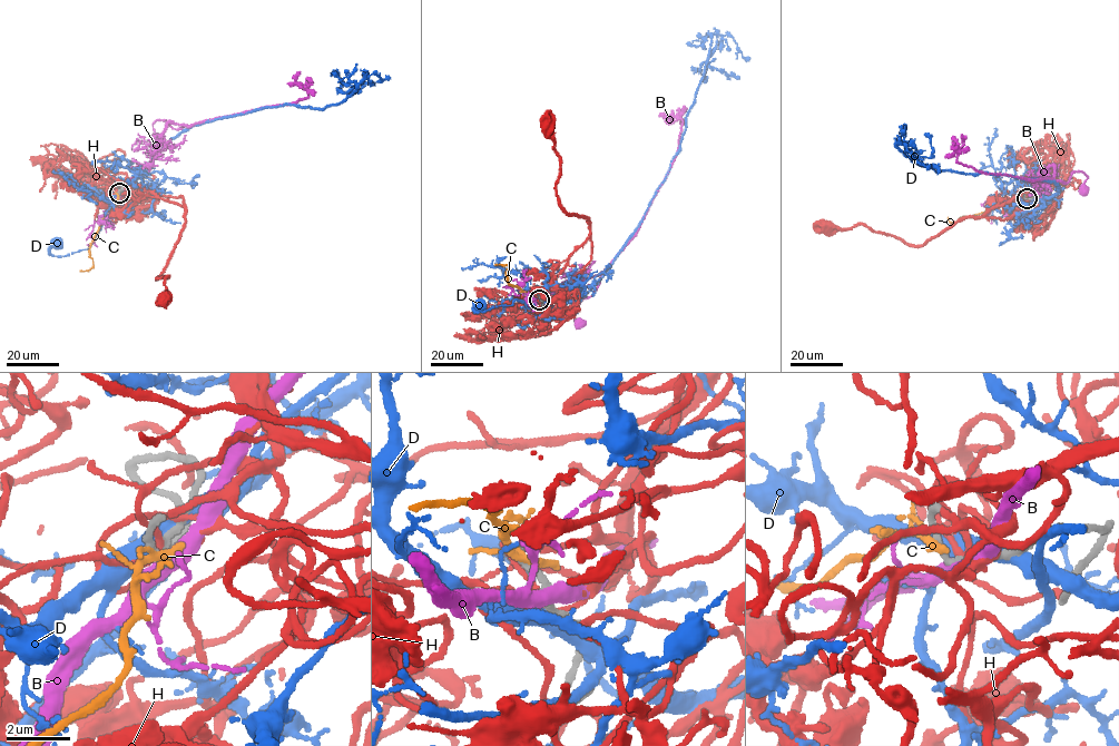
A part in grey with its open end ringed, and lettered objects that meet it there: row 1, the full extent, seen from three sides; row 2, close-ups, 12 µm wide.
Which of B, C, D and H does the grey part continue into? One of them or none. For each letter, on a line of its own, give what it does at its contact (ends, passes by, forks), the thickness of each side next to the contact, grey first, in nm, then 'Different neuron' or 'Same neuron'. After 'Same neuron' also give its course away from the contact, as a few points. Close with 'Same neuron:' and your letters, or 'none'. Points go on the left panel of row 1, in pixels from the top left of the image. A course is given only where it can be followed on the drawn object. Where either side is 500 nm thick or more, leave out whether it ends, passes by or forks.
B: It passes by. Thickness 220 nm (grey) against 480 nm. Different neuron
C: It forks there. Thickness 190 nm (grey) against 200 nm. Different neuron
D: It passes by. Thickness 220 nm (grey) against 480 nm. Different neuron
H: It passes by. Thickness 220 nm (grey) against 180 nm. Same neuron. Its course: (119, 193), (128, 178), (184, 206), (178, 241), (156, 278), (167, 276), (165, 298)
Same neuron: H

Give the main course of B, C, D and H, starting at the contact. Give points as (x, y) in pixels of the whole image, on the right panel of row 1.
B: (1026, 199), (1052, 165), (1052, 179), (1067, 183), (1072, 172), (1083, 172), (1088, 178), (1081, 190)
C: (1024, 197), (954, 222), (949, 222), (948, 217)
D: (1030, 198), (1033, 203), (997, 219), (997, 224), (991, 217), (993, 202)
H: (1027, 198), (1024, 193), (1034, 193), (963, 217), (921, 245), (864, 225), (826, 227)

